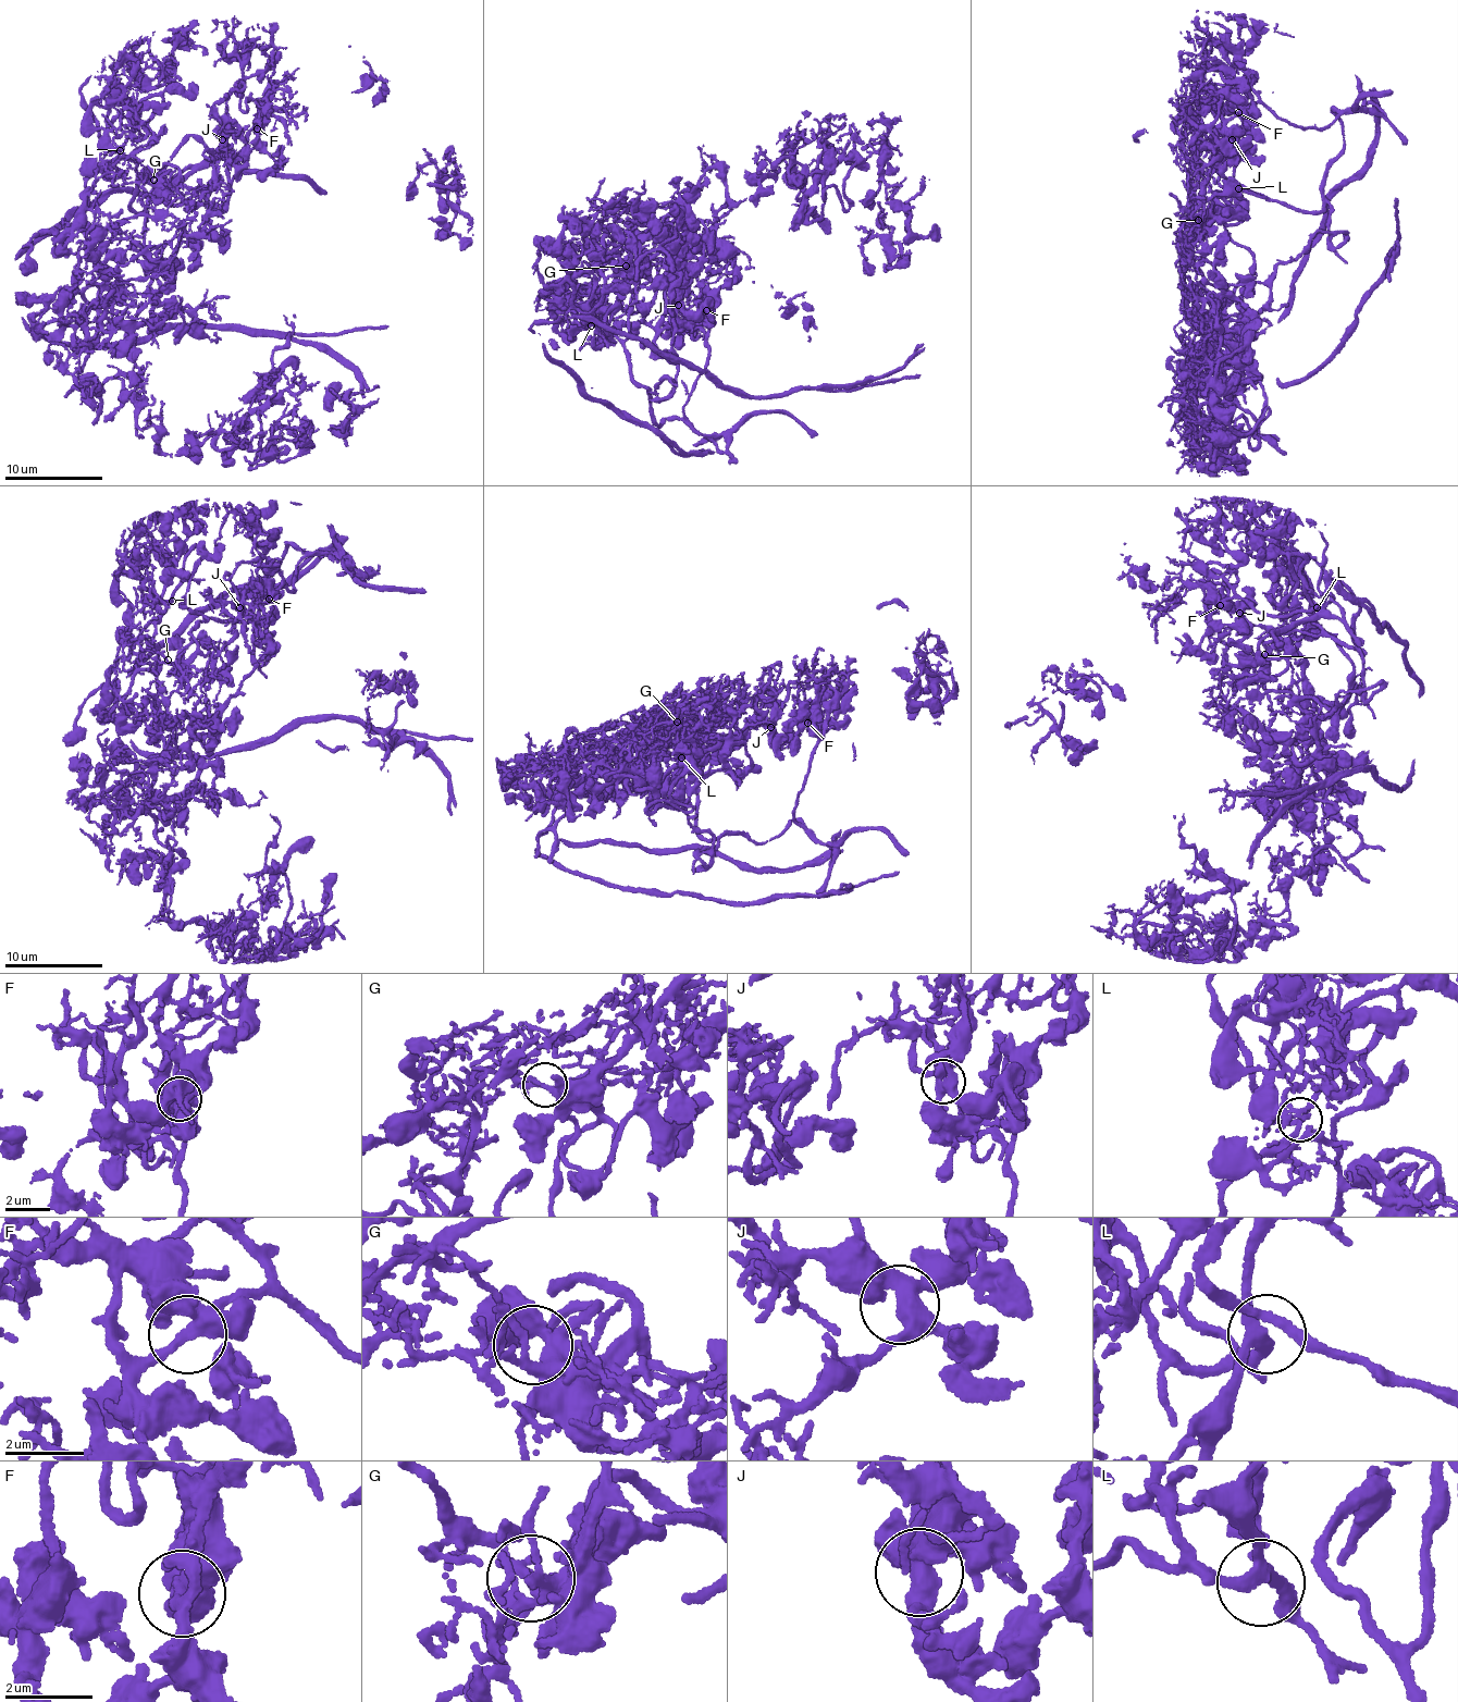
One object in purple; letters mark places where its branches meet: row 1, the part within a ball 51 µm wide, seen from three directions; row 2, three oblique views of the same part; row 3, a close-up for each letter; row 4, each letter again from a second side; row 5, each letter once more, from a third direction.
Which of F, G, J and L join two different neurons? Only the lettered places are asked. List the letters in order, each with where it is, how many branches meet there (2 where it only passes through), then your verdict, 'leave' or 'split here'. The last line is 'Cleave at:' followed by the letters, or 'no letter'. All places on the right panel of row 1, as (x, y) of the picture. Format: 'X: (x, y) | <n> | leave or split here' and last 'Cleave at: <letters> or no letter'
F: (1238, 112) | 4 | leave
G: (1198, 220) | 4 | leave
J: (1232, 139) | 4 | leave
L: (1238, 188) | 3 | leave
Cleave at: no letter

